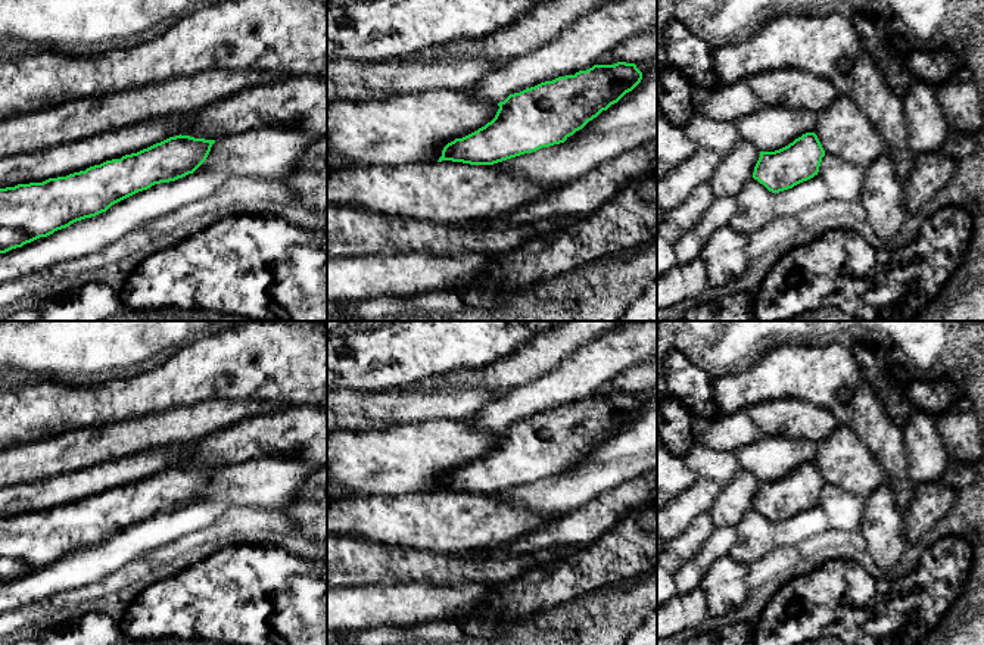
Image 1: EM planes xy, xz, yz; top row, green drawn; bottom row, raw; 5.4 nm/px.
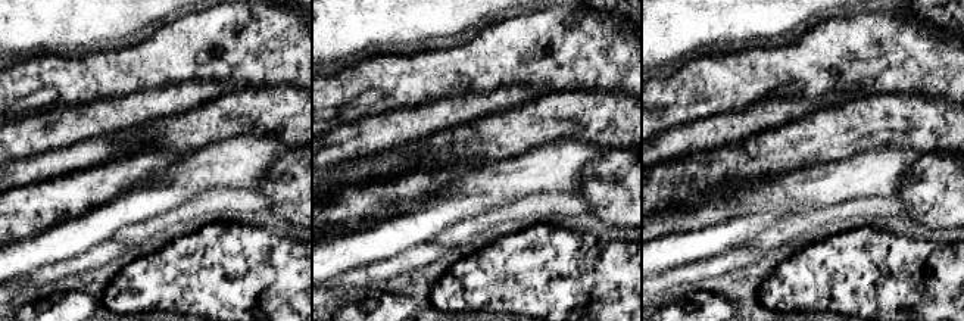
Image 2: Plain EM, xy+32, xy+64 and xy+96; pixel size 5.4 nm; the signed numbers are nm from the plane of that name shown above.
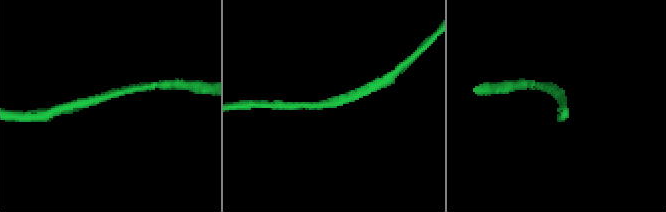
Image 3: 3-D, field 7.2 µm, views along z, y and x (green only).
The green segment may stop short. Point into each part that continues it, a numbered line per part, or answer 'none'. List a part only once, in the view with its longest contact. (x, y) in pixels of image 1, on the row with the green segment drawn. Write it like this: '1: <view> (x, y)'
none

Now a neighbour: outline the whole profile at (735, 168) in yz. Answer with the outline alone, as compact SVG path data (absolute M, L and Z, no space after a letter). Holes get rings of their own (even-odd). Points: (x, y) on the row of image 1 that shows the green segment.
M739 138L735 147L722 158L709 184L714 199L737 197L744 184L753 178L760 150L754 143Z

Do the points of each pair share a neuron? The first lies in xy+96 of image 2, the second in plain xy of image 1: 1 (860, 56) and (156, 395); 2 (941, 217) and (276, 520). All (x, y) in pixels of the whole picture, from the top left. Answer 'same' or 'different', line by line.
1: same
2: different

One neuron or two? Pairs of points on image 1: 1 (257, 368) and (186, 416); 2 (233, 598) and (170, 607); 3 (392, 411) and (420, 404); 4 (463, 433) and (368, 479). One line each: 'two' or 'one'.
1: two
2: one
3: one
4: one

